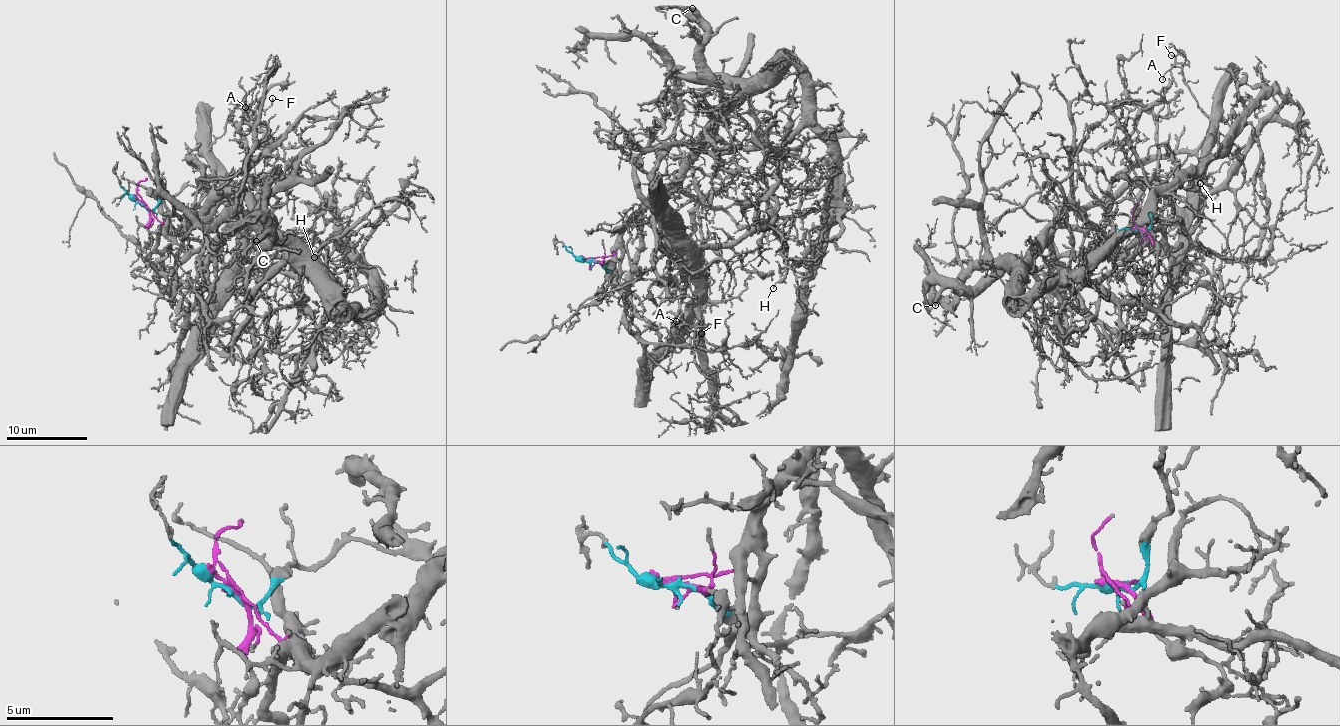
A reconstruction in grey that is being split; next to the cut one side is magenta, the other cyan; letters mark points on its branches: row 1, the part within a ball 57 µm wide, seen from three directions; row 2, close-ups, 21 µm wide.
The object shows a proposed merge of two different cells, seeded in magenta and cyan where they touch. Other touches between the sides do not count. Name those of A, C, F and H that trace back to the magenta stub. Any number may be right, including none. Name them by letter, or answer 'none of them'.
C, F, H

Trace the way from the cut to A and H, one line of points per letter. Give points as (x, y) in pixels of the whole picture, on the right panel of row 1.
A: (1141, 228), (1161, 198), (1157, 176), (1163, 196), (1188, 205), (1212, 119), (1180, 68), (1162, 79)
H: (1139, 228), (1144, 238), (1111, 245), (1066, 211), (1020, 299), (1052, 273), (1082, 271), (1178, 182), (1200, 182)

